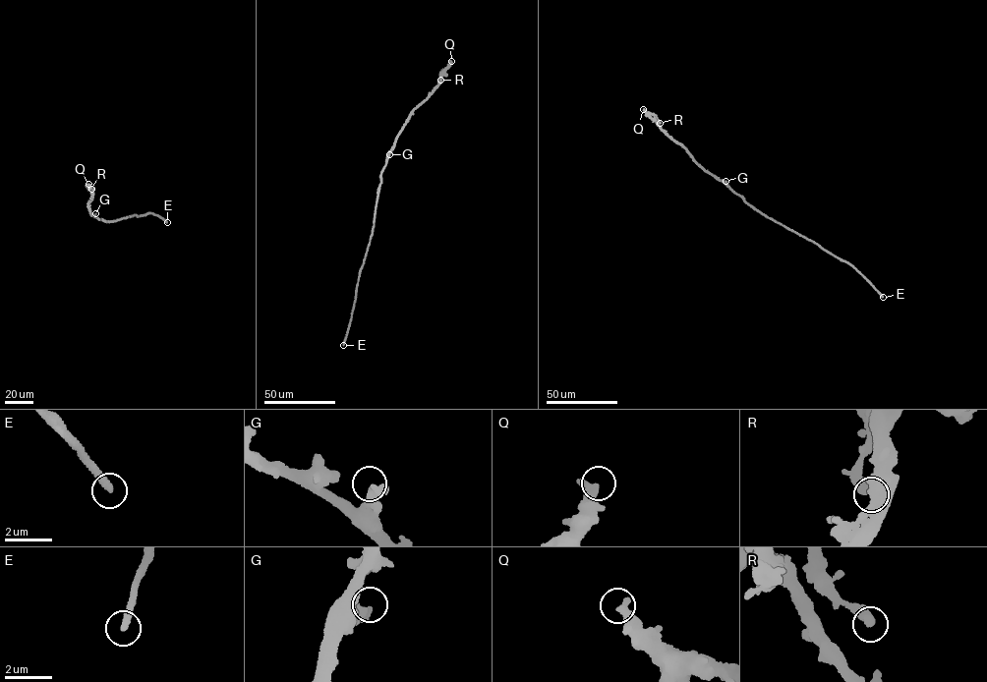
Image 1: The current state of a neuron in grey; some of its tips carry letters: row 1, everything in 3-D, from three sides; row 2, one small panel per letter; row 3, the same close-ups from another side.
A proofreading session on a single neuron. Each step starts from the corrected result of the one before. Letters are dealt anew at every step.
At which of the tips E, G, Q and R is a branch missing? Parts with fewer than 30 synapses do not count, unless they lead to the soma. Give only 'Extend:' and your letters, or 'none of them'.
Extend: E

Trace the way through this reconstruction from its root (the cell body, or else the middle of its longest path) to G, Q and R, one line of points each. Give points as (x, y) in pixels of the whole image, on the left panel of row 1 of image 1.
G: (109, 222), (98, 220), (95, 213)
Q: (109, 222), (90, 215), (87, 203), (92, 194), (88, 184)
R: (109, 222), (90, 215), (87, 203), (92, 197), (91, 189)

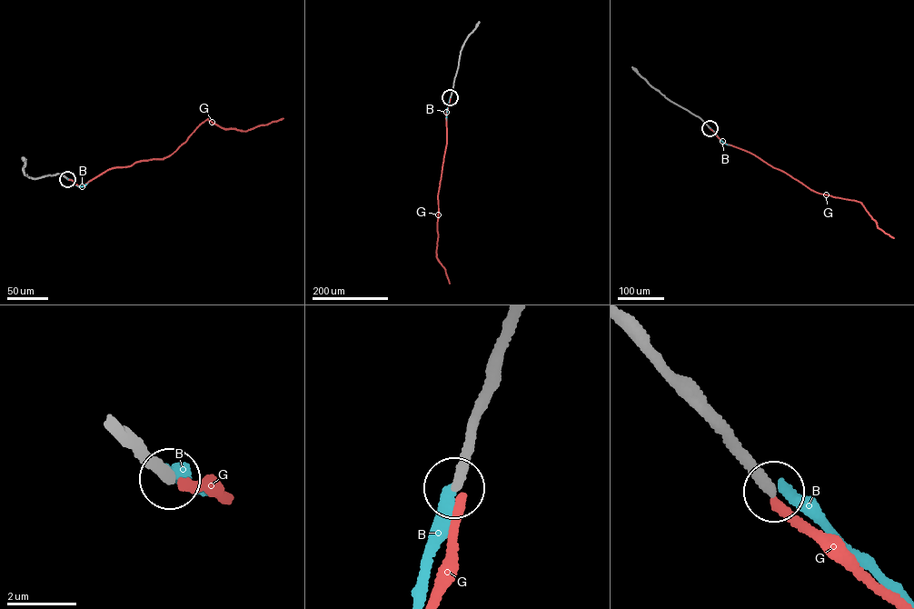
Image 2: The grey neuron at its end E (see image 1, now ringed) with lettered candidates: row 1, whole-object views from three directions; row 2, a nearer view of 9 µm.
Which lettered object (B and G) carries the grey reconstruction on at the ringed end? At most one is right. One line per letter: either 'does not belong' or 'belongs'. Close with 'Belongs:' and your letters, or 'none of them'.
B: does not belong
G: does not belong
Belongs: none of them

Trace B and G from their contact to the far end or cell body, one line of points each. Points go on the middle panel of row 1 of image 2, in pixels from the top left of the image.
B: (450, 98), (446, 121)
G: (450, 98), (438, 195), (436, 251), (449, 283)

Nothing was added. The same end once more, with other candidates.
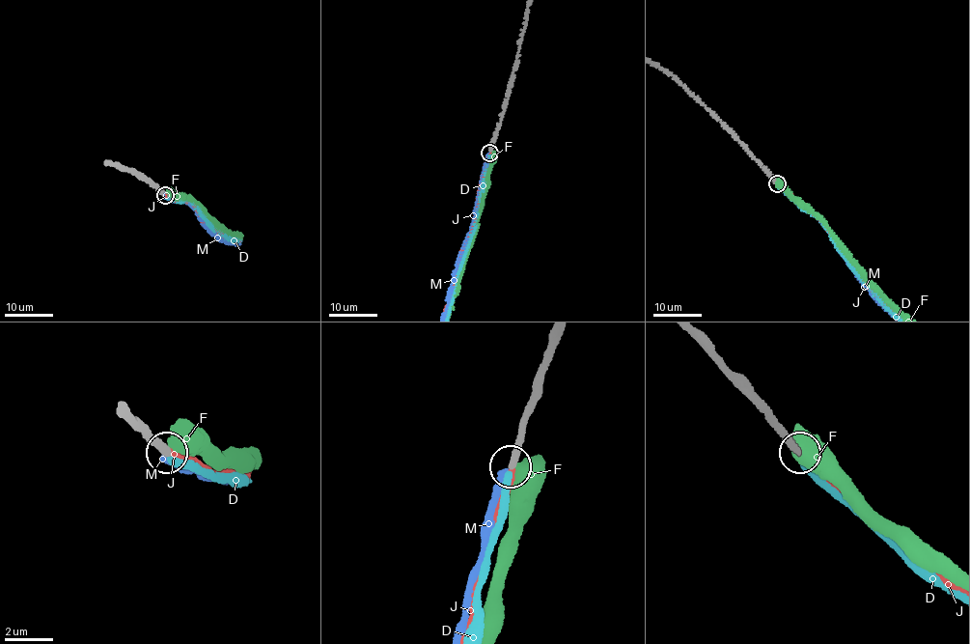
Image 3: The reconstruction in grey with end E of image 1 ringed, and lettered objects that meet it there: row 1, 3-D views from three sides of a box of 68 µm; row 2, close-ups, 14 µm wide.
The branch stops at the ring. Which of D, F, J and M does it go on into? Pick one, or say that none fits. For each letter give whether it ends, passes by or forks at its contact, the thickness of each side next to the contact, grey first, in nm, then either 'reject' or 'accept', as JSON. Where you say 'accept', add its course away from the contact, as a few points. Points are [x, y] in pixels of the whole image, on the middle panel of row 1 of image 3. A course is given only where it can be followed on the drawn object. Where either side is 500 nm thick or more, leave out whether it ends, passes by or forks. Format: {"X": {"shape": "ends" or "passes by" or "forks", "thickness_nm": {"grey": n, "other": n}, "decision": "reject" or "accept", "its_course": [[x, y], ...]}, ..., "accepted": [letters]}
{"D": {"shape": "ends", "thickness_nm": {"grey": 320, "other": 320}, "decision": "reject"}, "F": {"thickness_nm": {"grey": 320, "other": 700}, "decision": "reject"}, "J": {"shape": "ends", "thickness_nm": {"grey": 320, "other": 280}, "decision": "accept"}, "M": {"shape": "ends", "thickness_nm": {"grey": 320, "other": 360}, "decision": "reject"}, "accepted": ["J"]}

